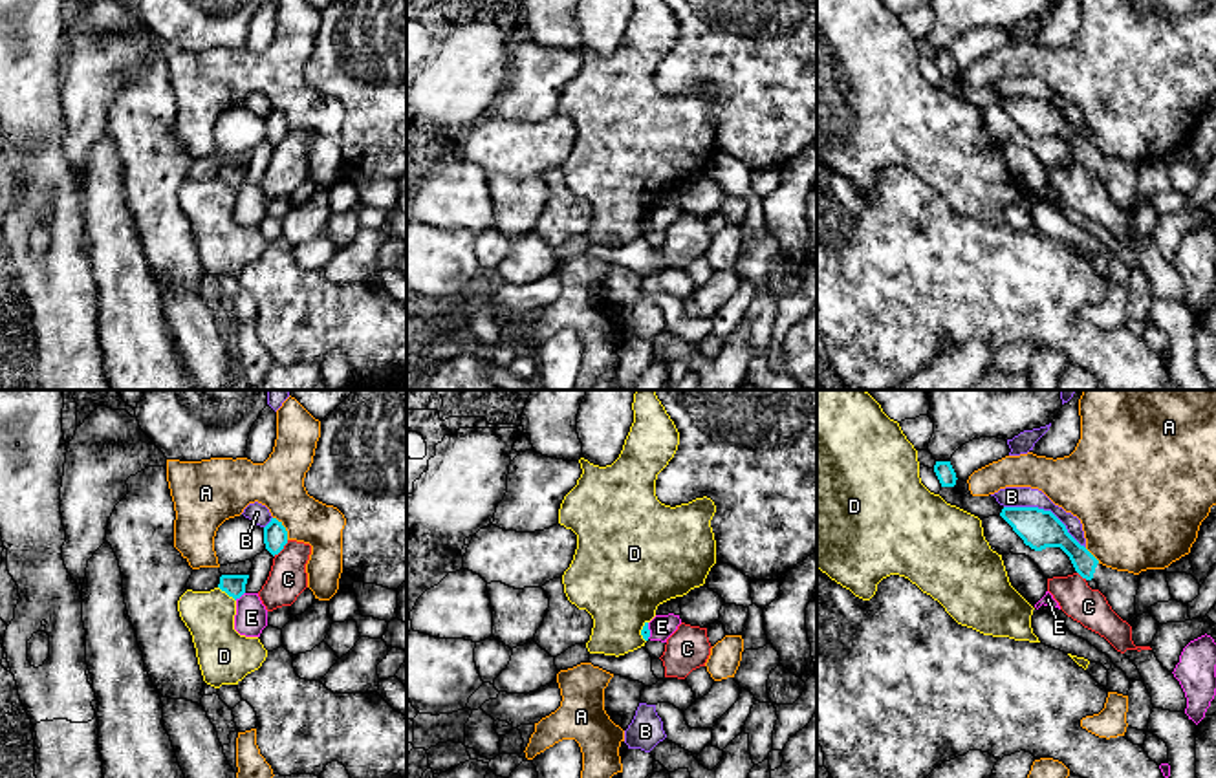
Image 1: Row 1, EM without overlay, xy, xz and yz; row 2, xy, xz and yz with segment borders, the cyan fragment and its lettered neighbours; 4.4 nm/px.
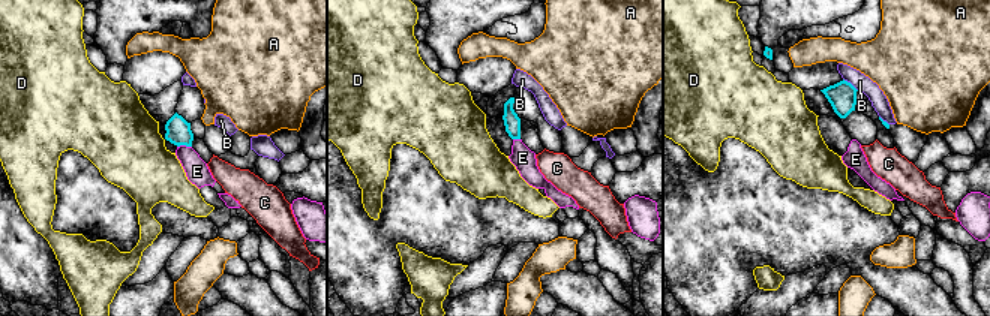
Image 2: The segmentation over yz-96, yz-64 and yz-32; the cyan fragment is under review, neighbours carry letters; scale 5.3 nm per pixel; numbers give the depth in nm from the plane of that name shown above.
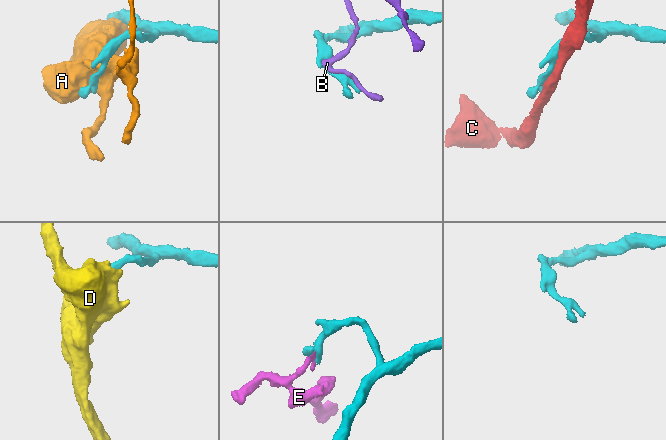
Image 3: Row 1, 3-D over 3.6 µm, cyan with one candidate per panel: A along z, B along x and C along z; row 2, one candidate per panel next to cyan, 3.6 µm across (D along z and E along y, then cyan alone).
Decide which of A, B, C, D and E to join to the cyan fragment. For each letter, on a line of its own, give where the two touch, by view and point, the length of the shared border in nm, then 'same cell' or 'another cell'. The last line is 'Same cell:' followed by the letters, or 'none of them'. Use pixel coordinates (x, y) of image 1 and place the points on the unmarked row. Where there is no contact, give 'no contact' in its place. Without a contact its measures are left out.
A: xy (284, 118) | 120 nm | another cell
B: yz (1046, 101) | 400 nm | another cell
C: xy (281, 140) | 100 nm | another cell
D: xy (228, 183) | 100 nm | another cell
E: xy (238, 187) | 60 nm | another cell
Same cell: none of them

